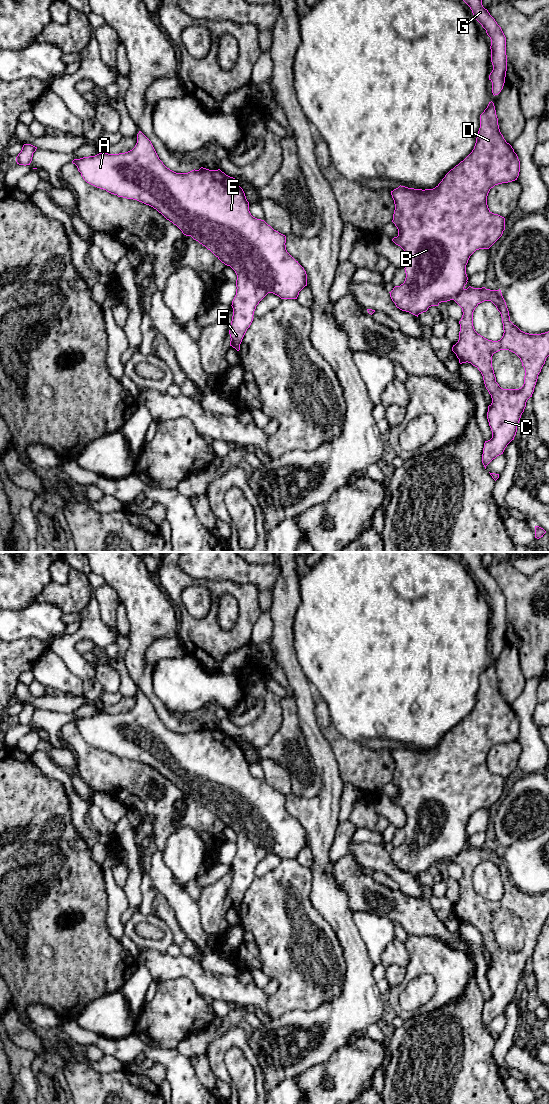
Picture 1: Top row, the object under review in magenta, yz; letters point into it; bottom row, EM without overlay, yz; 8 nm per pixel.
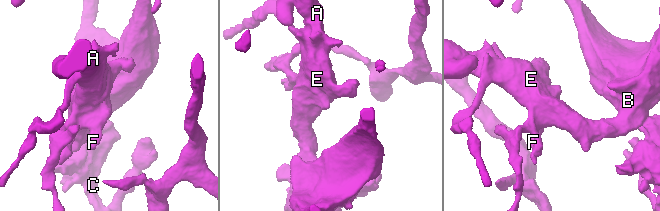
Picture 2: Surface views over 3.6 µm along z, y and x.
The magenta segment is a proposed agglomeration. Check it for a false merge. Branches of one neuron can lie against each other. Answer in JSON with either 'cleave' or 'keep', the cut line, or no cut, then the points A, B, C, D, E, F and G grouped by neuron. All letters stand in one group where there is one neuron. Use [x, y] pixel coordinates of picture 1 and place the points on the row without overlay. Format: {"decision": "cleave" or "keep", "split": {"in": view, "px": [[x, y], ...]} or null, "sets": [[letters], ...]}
{"decision": "cleave", "split": {"in": "yz", "px": [[463, 848], [452, 859]]}, "sets": [["A", "B", "D", "E", "F", "G"], ["C"]]}

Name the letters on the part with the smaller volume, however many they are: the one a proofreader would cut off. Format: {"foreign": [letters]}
{"foreign": ["C"]}

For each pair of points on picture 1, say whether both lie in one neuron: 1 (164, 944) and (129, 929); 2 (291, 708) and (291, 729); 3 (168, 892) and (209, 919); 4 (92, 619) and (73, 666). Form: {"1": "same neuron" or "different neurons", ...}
{"1": "same neuron", "2": "same neuron", "3": "different neurons", "4": "same neuron"}

